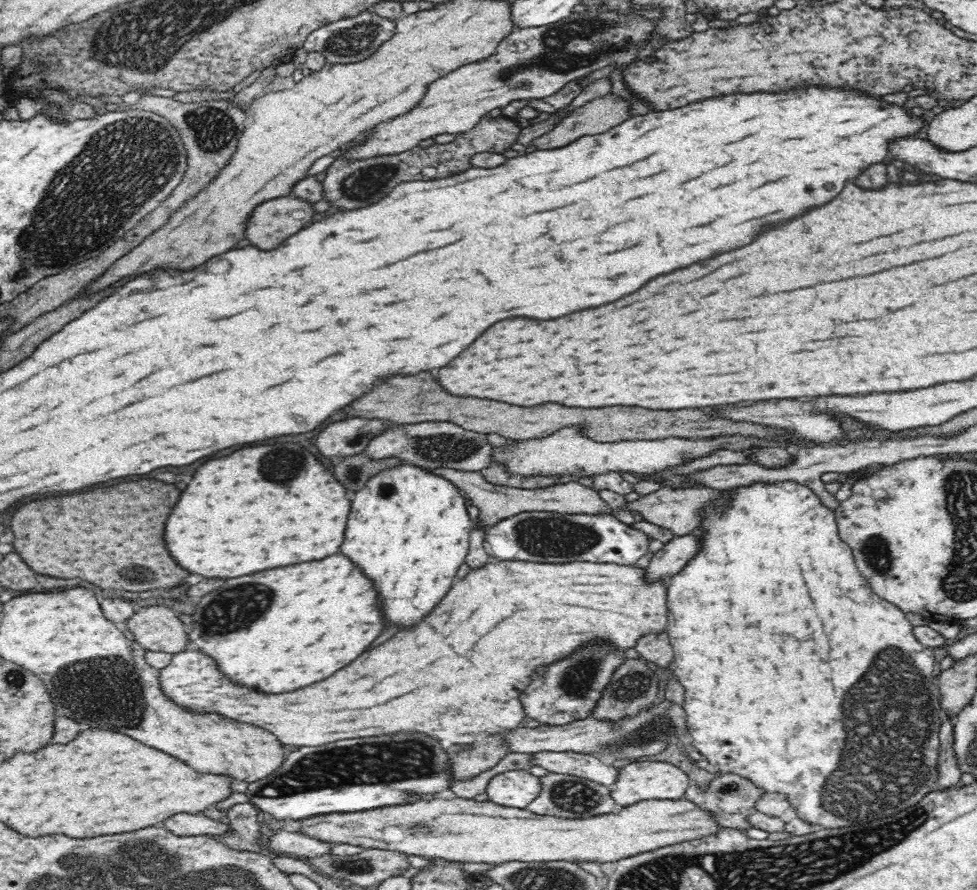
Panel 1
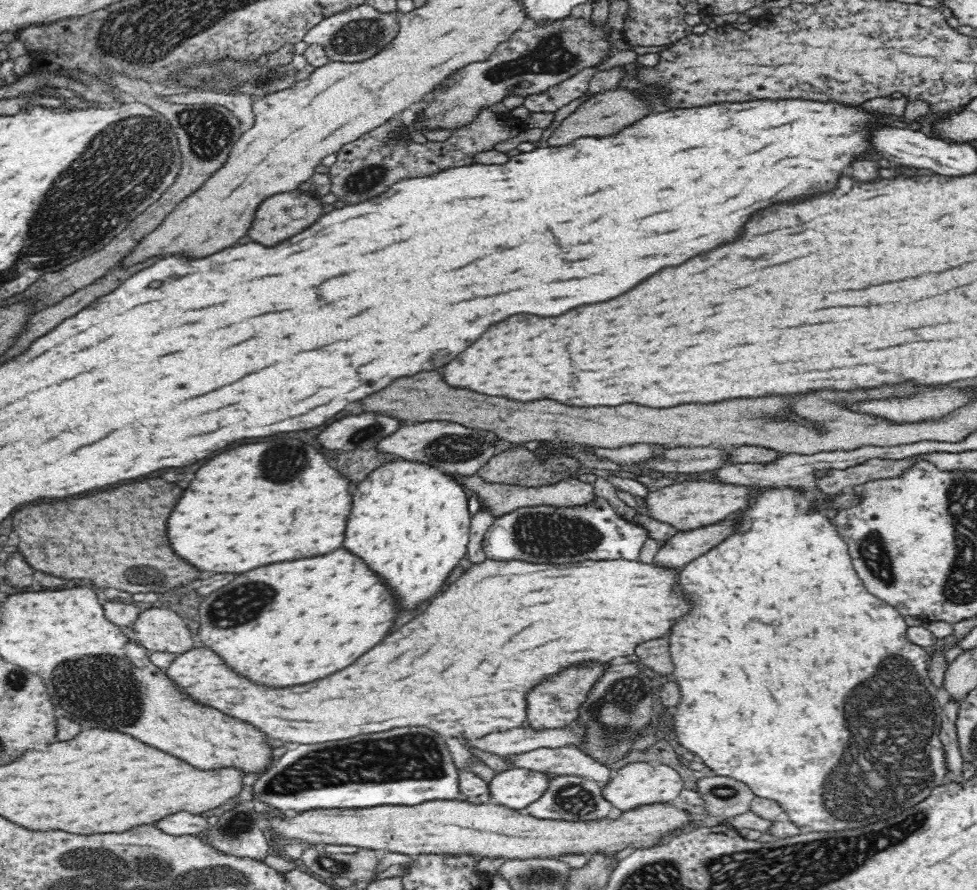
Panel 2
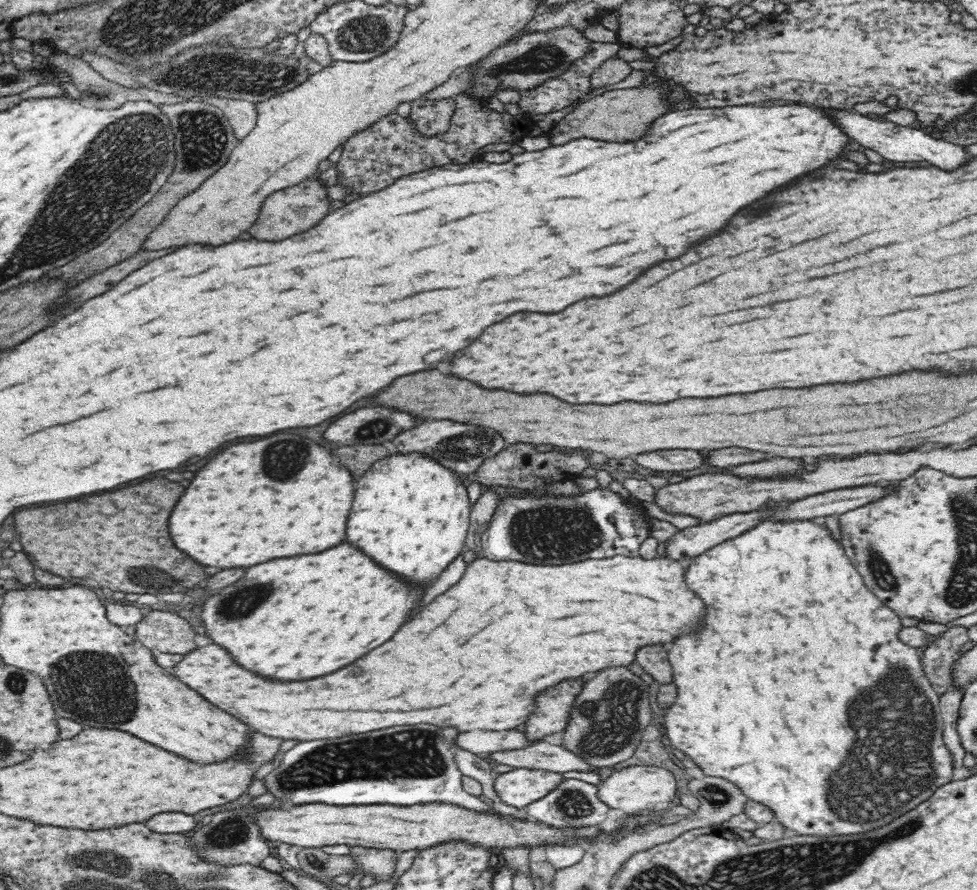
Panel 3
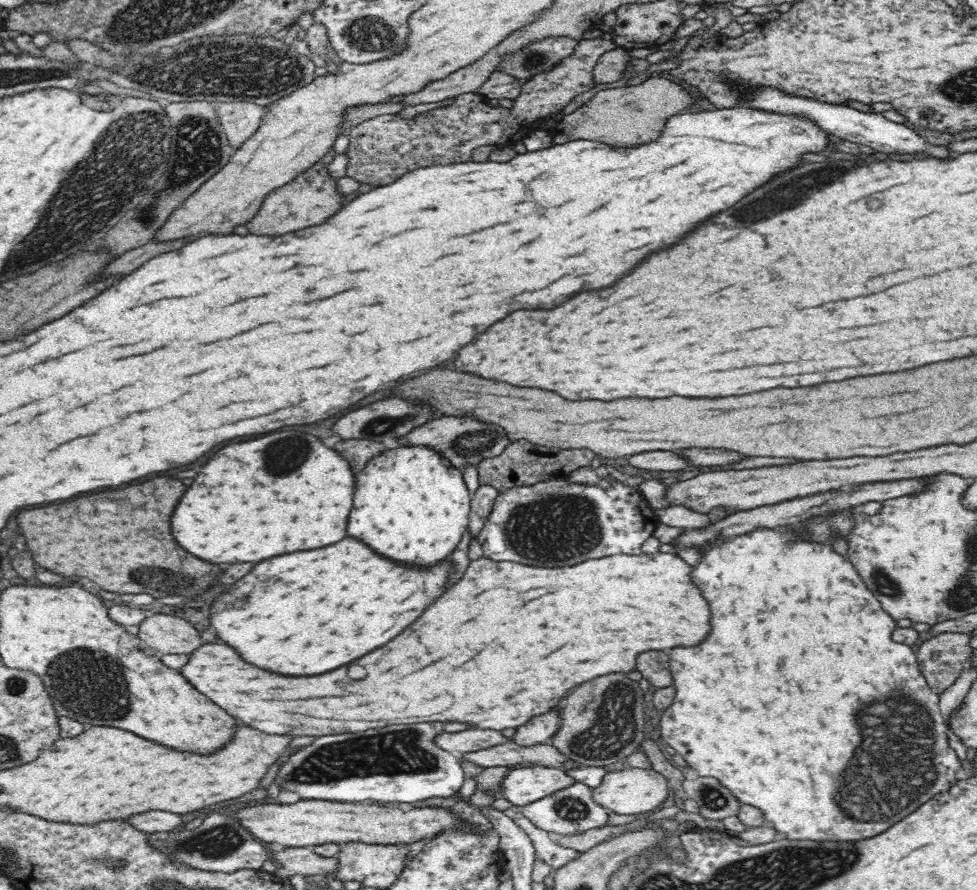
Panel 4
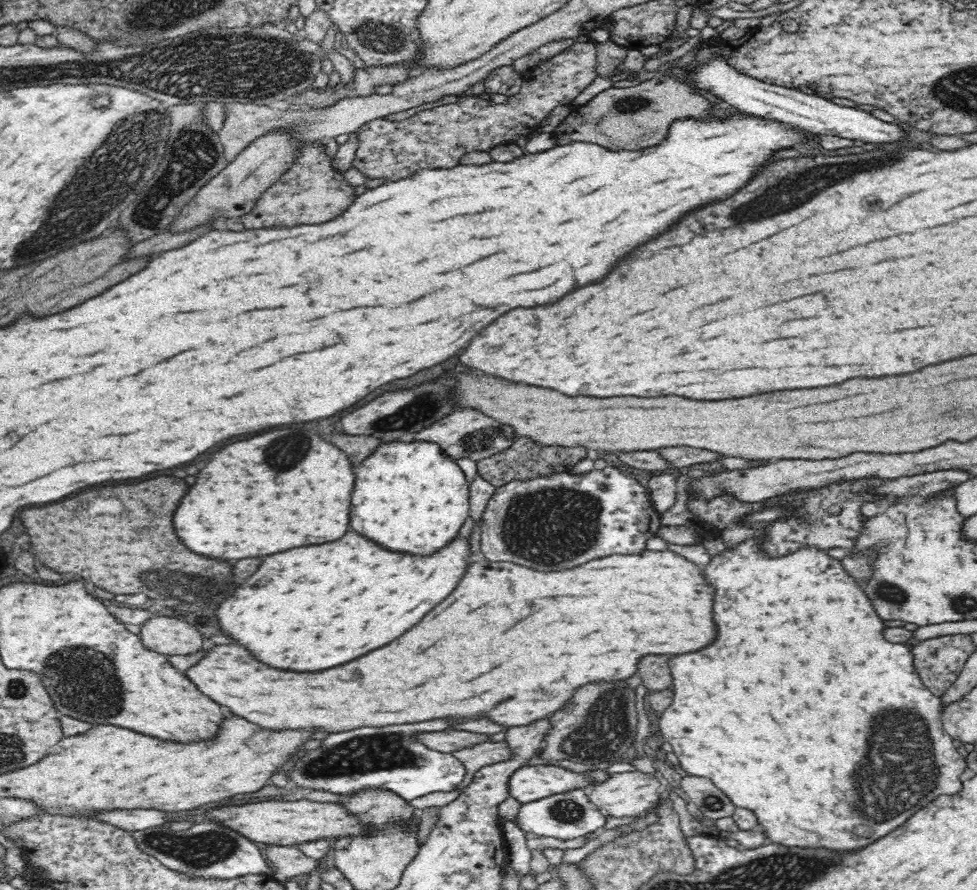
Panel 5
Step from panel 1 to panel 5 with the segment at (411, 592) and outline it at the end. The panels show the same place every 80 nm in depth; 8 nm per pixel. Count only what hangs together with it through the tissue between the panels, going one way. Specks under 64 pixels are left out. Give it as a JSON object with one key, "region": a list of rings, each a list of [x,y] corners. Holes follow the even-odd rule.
{"region":[[[424,440],[392,442],[380,444],[356,472],[356,484],[352,494],[350,524],[352,530],[368,536],[376,544],[408,554],[428,556],[438,548],[446,546],[454,536],[458,536],[460,526],[469,516],[469,484],[460,466],[448,456],[439,444]]]}

